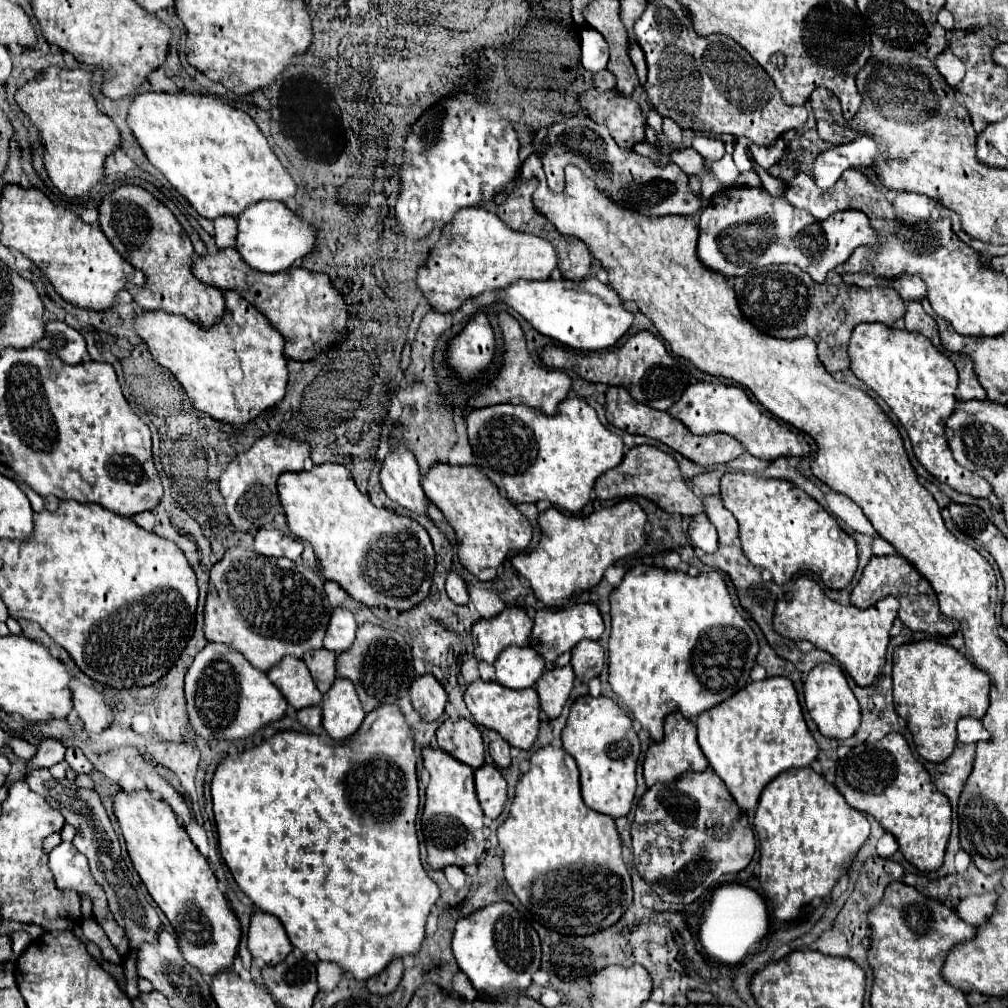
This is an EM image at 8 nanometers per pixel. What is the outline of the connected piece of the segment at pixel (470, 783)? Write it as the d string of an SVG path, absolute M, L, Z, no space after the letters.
M425 749L423 751L423 765L431 775L431 781L425 791L425 809L423 809L423 833L425 833L425 845L427 845L427 861L431 869L445 869L449 865L467 867L473 863L479 863L481 855L485 853L485 815L481 811L477 793L475 793L475 781L473 781L473 769L465 763L459 763L457 759L449 757L441 749Z

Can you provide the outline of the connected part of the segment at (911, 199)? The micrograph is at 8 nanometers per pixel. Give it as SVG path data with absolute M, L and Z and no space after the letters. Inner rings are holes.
M899 193L895 197L895 201L893 201L893 207L899 213L911 215L911 217L915 217L919 221L929 219L929 213L931 213L933 205L935 205L935 201L931 201L925 195L917 195L917 193Z

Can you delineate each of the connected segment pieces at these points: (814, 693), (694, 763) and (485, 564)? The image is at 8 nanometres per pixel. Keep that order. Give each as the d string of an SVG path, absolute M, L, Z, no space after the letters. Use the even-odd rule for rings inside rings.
M821 663L813 667L805 679L803 689L805 689L805 707L825 737L847 739L857 731L859 721L861 721L861 707L841 667L837 667L835 663Z
M669 715L665 719L665 737L661 743L651 743L643 769L645 769L645 783L647 787L653 787L653 783L675 783L677 777L681 777L685 771L705 771L709 767L703 751L697 745L695 737L695 725L687 721L683 715Z
M437 463L425 473L423 479L425 495L443 511L445 519L453 525L457 541L459 541L459 561L465 569L469 569L479 581L491 581L495 577L497 567L507 559L511 553L521 553L527 549L533 537L533 527L529 519L489 481L489 477L475 465L453 467L449 463Z

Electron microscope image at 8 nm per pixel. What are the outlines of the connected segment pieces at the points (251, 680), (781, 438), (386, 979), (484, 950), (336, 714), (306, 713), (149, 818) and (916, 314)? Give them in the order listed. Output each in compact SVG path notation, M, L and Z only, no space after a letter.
M207 643L207 647L197 653L185 675L185 699L189 723L195 735L205 741L245 739L263 725L287 715L285 697L269 683L267 673L257 671L239 651L221 643Z
M709 381L695 383L685 391L681 401L677 401L669 409L669 415L677 417L693 435L727 433L737 441L741 441L747 453L765 461L773 461L777 457L803 457L811 453L811 445L805 441L803 435L781 425L777 419L765 415L747 397L747 393L735 385L709 383Z
M395 959L387 969L383 969L379 975L367 981L367 989L373 995L389 995L393 993L393 989L397 989L401 977L403 977L403 963L401 959Z
M505 901L487 905L457 921L453 933L453 955L477 993L487 997L525 991L531 985L531 973L541 967L537 931L511 903Z
M337 677L333 687L329 689L329 695L323 697L323 727L325 727L325 731L333 739L345 739L345 737L351 737L361 727L363 719L365 719L365 711L361 707L361 701L355 693L353 683L349 683L349 679Z
M305 707L297 711L297 719L299 723L309 729L311 733L315 733L321 727L321 707Z
M121 791L115 795L115 815L133 867L157 907L169 919L185 961L207 977L233 969L241 939L239 919L221 893L209 863L191 843L171 807L165 801L153 799L149 791L137 791L133 795Z
M909 301L907 303L907 315L905 315L905 329L907 331L919 331L923 333L937 349L941 349L939 333L937 333L937 323L923 311L919 301Z

